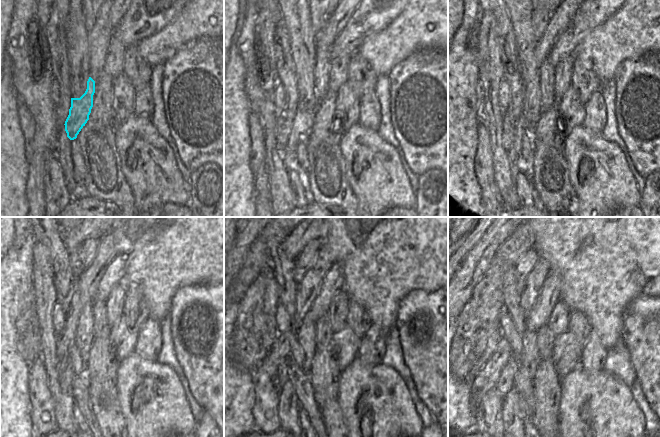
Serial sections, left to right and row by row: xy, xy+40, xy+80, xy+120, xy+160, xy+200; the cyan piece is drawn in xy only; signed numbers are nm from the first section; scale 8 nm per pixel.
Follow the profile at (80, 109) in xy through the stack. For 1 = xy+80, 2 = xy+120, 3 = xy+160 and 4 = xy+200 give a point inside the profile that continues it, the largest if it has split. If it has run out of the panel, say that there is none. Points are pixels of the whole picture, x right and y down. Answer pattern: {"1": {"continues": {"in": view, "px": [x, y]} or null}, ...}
{"1": {"continues": {"in": "xy+80", "px": [521, 127]}}, "2": {"continues": {"in": "xy+120", "px": [64, 407]}}, "3": {"continues": {"in": "xy+160", "px": [288, 403]}}, "4": {"continues": {"in": "xy+200", "px": [513, 418]}}}

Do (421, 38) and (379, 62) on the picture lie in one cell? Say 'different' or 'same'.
same

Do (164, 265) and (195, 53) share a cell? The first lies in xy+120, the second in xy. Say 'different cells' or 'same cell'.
different cells

